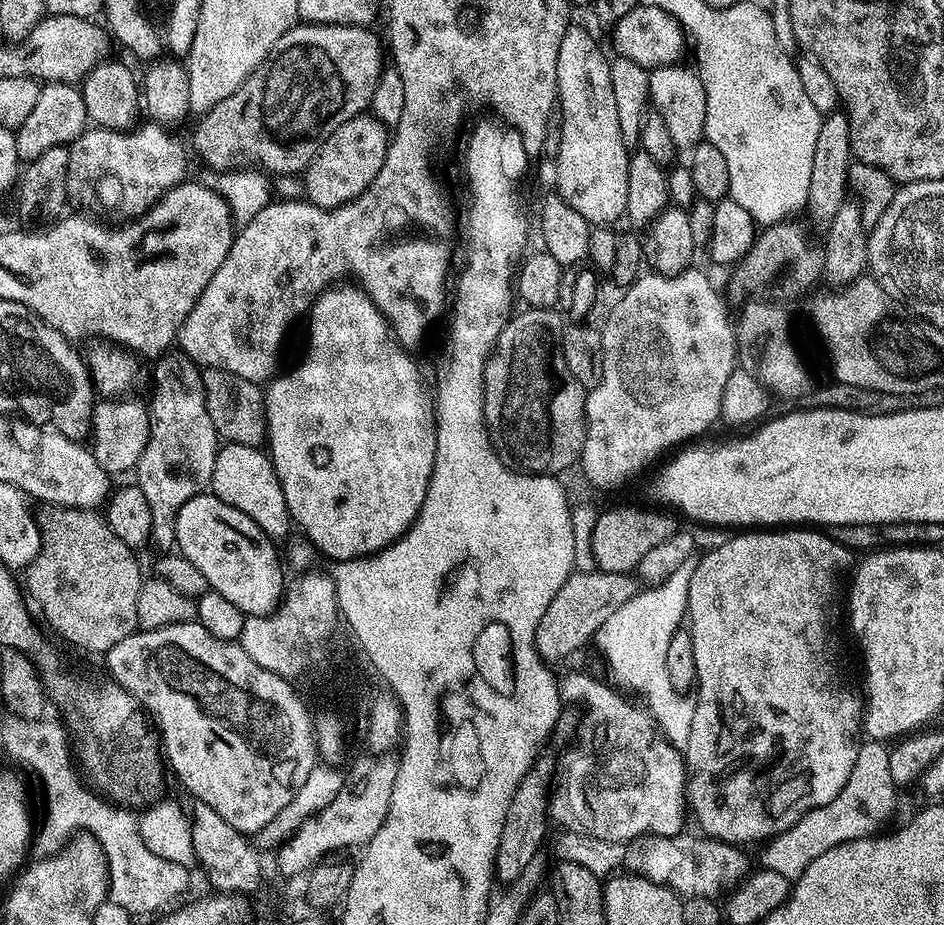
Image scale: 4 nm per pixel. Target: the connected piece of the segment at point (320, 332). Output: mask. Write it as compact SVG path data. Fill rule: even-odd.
M340 282L331 288L325 288L319 296L316 297L316 301L312 303L312 307L308 309L306 313L306 321L308 320L308 349L304 352L304 361L301 364L293 366L289 372L281 371L279 375L275 377L267 385L264 394L264 422L266 425L266 451L268 457L272 459L272 465L274 470L278 474L278 482L282 486L282 494L286 498L286 506L288 507L289 517L301 528L303 535L306 537L309 545L313 549L316 548L320 552L325 552L329 556L329 561L339 562L341 560L357 560L359 556L370 556L374 552L381 552L386 546L390 546L394 543L399 536L404 535L407 532L408 527L416 521L416 515L418 510L422 506L422 502L426 498L426 490L428 489L428 483L430 482L430 474L434 470L434 454L436 453L436 409L434 407L433 397L424 389L424 384L420 381L420 372L416 369L416 364L411 360L409 349L405 348L399 340L396 339L396 333L393 332L391 324L382 313L378 310L378 306L371 298L364 293L364 289L357 286L352 282Z

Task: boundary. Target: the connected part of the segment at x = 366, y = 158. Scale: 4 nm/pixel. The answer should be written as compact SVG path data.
M371 114L355 116L338 126L308 171L303 173L302 192L308 203L319 208L337 208L358 198L358 194L378 178L378 170L382 170L382 162L386 162L389 139L389 129Z

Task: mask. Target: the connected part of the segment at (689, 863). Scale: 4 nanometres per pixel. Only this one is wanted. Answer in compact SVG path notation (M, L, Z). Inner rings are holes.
M703 834L688 836L641 836L628 853L629 873L645 876L673 888L681 898L697 896L719 901L744 883L750 875L748 856L743 847L713 840Z

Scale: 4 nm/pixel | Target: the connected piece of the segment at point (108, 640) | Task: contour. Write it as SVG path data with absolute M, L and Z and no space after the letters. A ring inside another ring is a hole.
M55 506L47 509L48 513L42 516L42 543L40 545L40 553L34 558L34 562L29 564L26 569L28 575L27 595L33 596L37 604L44 612L44 616L48 619L53 630L57 632L64 640L69 640L76 648L85 648L88 654L106 654L114 646L118 646L118 642L122 642L122 638L126 638L132 632L137 631L136 623L138 622L138 590L142 583L142 575L140 576L140 564L136 561L137 553L133 549L126 546L126 542L122 542L122 538L118 538L118 534L114 534L114 530L110 530L103 515L96 510L85 510L83 508L58 508Z

